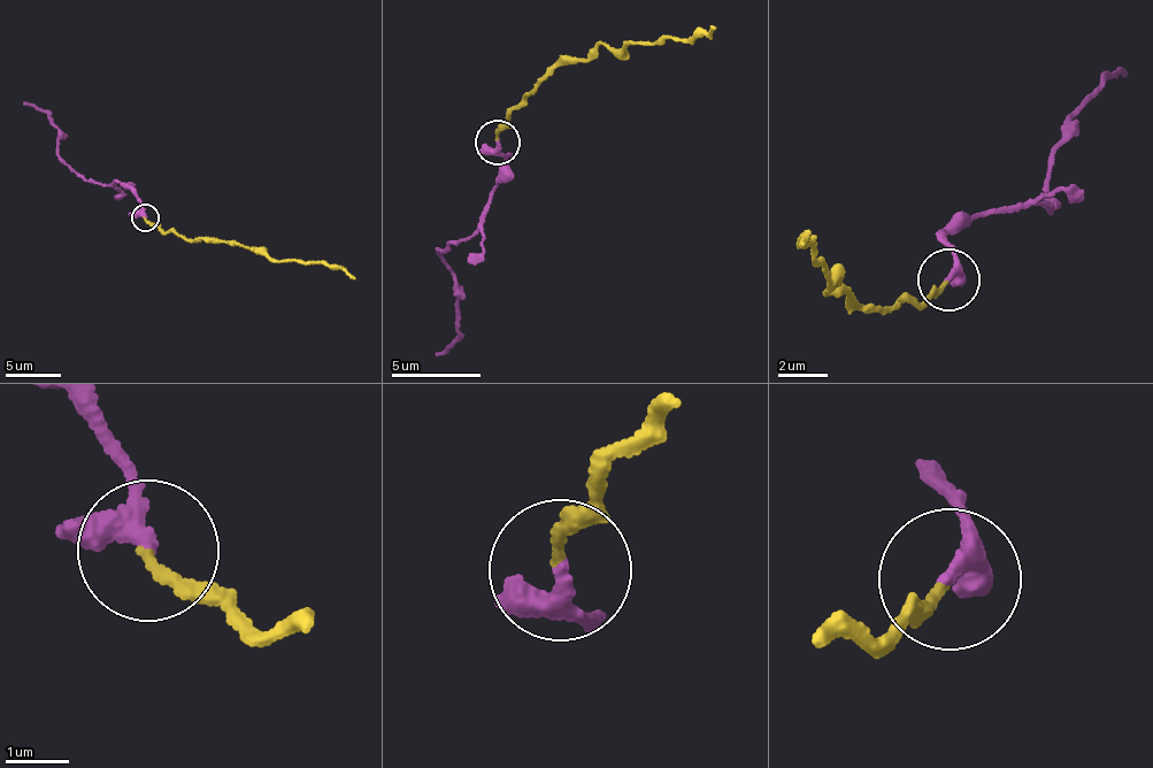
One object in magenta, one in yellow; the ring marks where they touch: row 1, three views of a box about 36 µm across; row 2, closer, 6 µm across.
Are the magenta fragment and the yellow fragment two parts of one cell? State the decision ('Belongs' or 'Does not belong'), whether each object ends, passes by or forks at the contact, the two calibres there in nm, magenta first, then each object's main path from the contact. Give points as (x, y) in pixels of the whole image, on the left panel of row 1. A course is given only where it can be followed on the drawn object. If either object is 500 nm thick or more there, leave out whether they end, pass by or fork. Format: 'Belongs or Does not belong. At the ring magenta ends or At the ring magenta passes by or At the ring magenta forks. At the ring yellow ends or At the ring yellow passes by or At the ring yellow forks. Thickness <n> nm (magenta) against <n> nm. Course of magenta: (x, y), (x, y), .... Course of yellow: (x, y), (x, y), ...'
Belongs. At the ring magenta passes by. At the ring yellow ends. Thickness 200 nm (magenta) against 130 nm. Course of magenta: (145, 216), (140, 201), (127, 186), (117, 183), (106, 185), (81, 175), (59, 155), (58, 125), (24, 101). Course of yellow: (145, 219), (166, 232), (174, 230), (190, 239), (232, 240), (281, 261), (336, 263), (355, 278)

